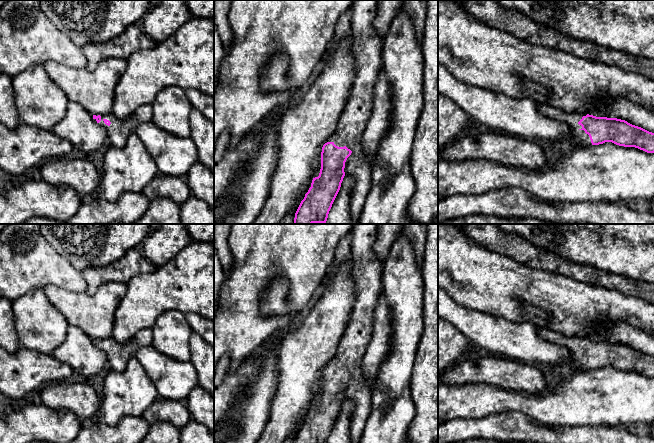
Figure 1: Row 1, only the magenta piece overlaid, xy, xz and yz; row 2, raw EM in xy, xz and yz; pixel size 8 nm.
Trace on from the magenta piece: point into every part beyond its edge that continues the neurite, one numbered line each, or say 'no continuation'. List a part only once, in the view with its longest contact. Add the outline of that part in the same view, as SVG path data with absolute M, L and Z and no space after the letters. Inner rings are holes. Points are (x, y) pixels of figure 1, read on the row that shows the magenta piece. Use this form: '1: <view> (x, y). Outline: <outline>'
1: xz (367, 45). Outline: M354 0L352 4L353 15L351 19L351 35L353 37L353 53L356 58L356 77L350 88L350 95L346 100L345 106L342 109L337 129L328 136L325 142L333 142L338 147L346 146L348 149L352 151L351 155L347 158L345 162L344 172L345 176L349 176L353 179L353 190L351 192L350 197L350 213L354 223L357 223L359 221L367 195L371 189L372 184L372 168L371 164L366 159L366 155L362 146L362 139L373 110L373 100L376 81L379 72L383 67L382 48L384 38L376 33L373 25L373 22L377 14L378 1L379 0Z

